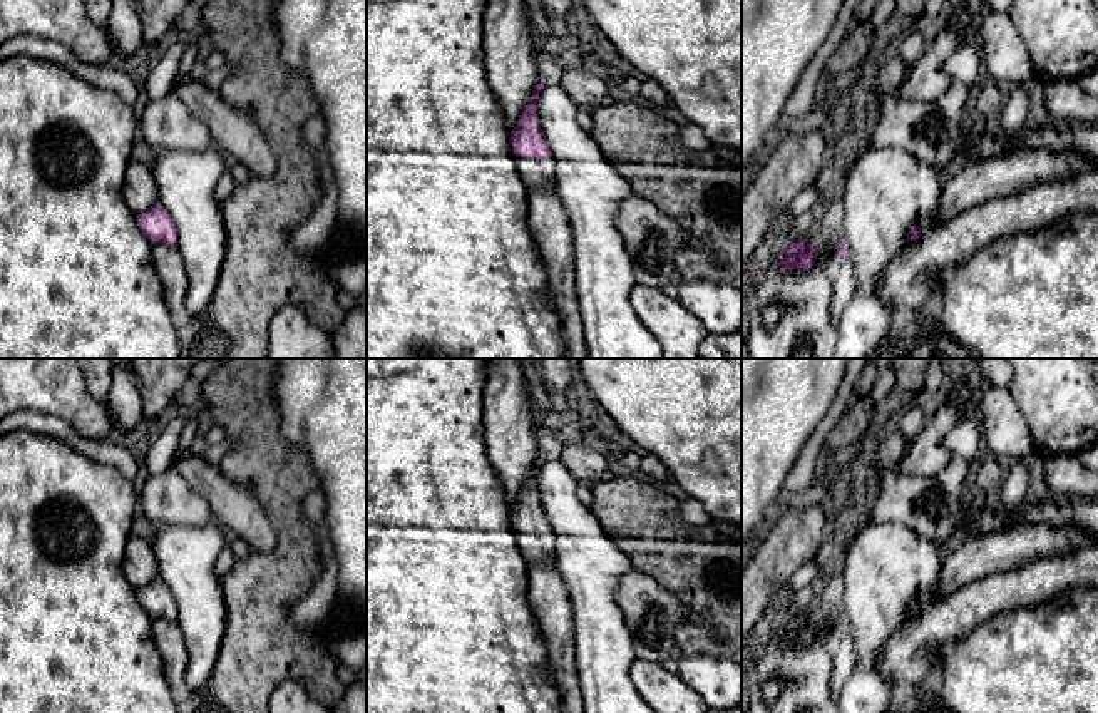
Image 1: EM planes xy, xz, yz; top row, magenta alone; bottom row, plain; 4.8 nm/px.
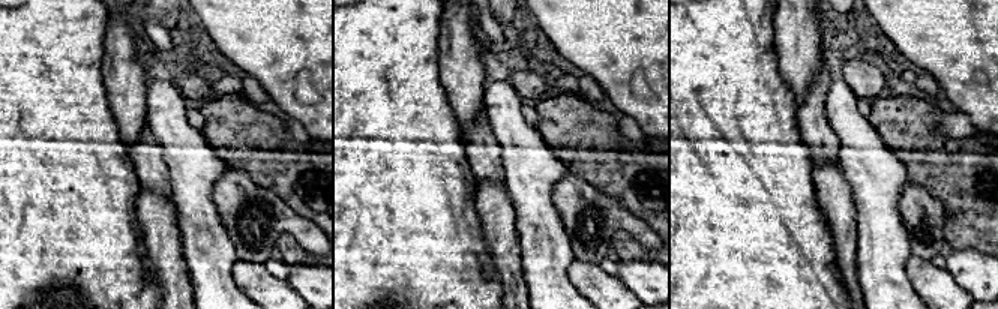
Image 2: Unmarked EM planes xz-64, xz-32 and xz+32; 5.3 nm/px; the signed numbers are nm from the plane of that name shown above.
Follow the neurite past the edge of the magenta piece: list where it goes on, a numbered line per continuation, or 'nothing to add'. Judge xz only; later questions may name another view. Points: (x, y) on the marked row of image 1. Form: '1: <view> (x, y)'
1: xz (538, 174)

